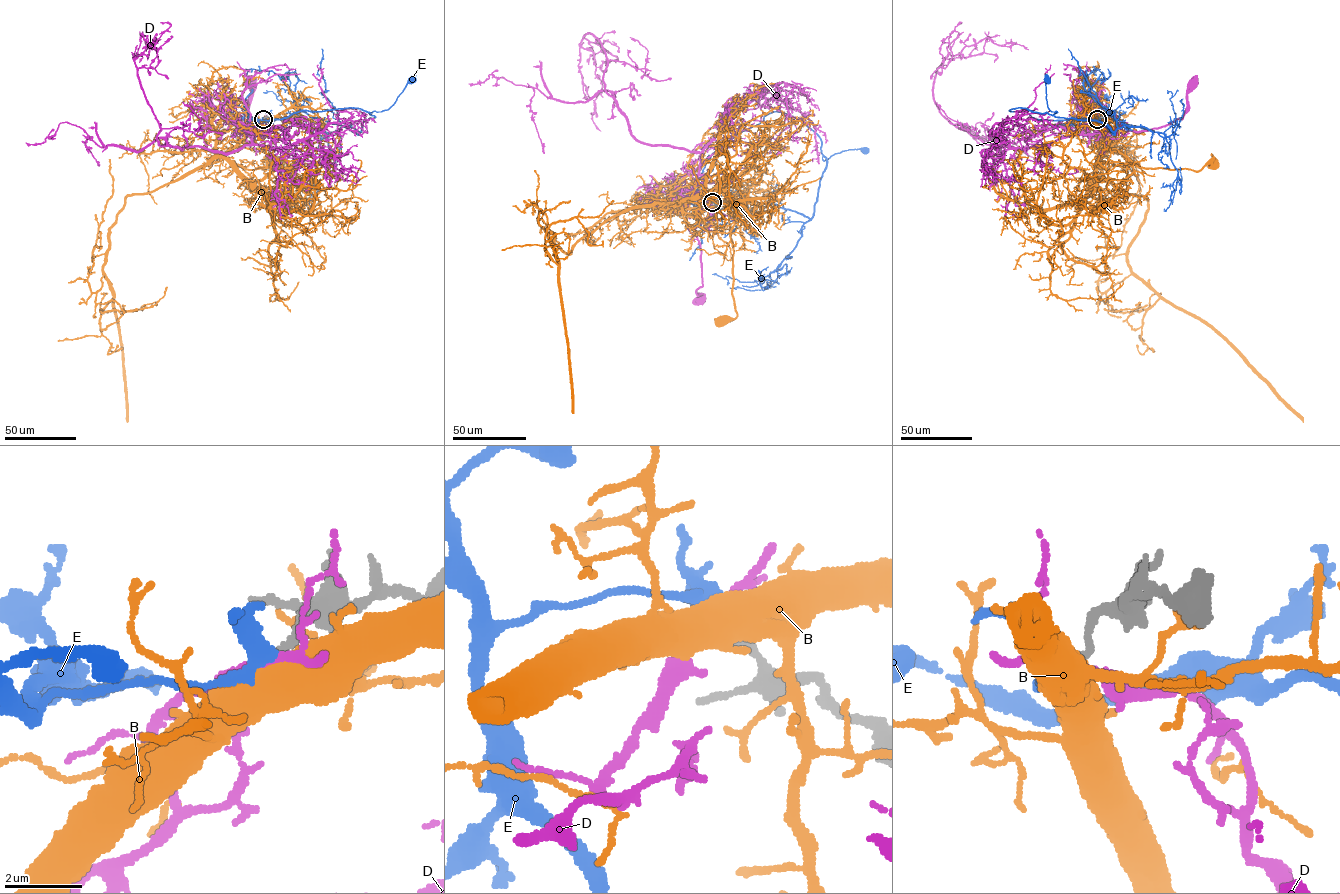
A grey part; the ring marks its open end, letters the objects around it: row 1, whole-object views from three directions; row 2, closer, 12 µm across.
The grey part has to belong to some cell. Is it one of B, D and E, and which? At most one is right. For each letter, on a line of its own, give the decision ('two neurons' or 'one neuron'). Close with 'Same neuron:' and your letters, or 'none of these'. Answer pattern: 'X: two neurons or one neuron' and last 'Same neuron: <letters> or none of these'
B: two neurons
D: two neurons
E: one neuron
Same neuron: E

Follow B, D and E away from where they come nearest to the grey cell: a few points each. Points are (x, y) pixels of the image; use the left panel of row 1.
B: (263, 119), (225, 155), (250, 169), (279, 162), (284, 171), (287, 165), (273, 164)
D: (263, 119), (256, 132), (238, 132), (250, 131), (253, 128), (253, 118), (248, 114), (251, 85)
E: (263, 119), (282, 119), (302, 110), (348, 107), (371, 115), (387, 110), (412, 79)

